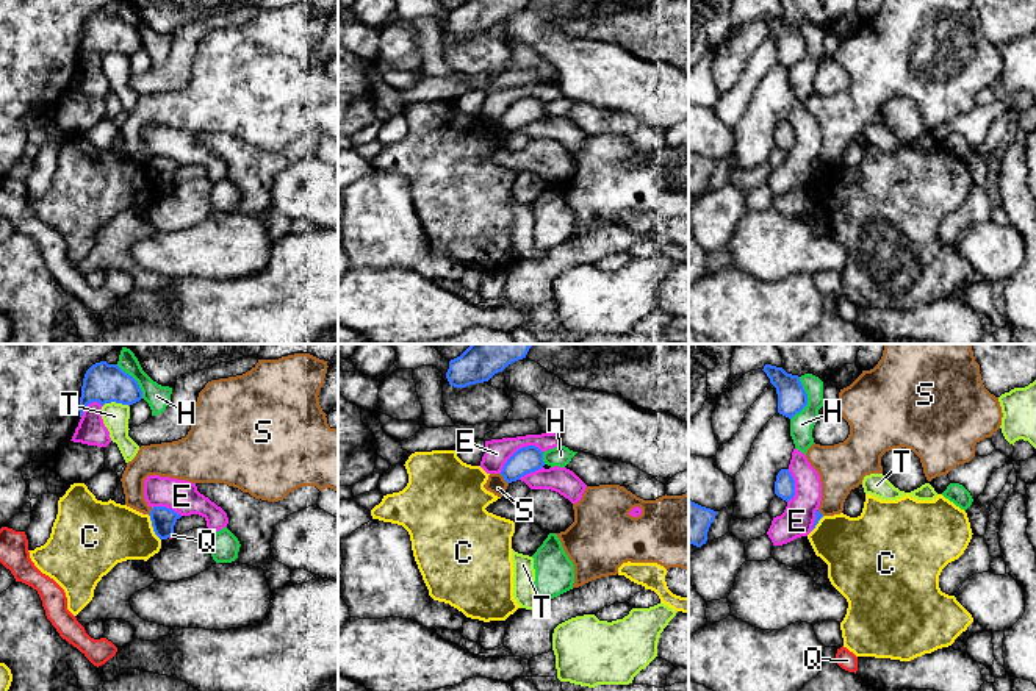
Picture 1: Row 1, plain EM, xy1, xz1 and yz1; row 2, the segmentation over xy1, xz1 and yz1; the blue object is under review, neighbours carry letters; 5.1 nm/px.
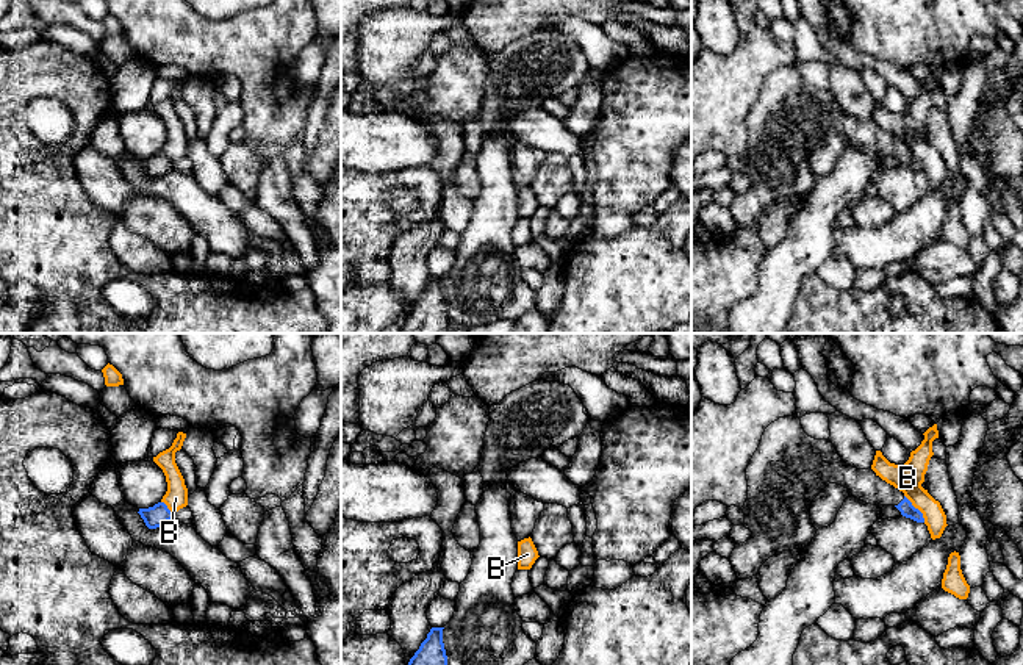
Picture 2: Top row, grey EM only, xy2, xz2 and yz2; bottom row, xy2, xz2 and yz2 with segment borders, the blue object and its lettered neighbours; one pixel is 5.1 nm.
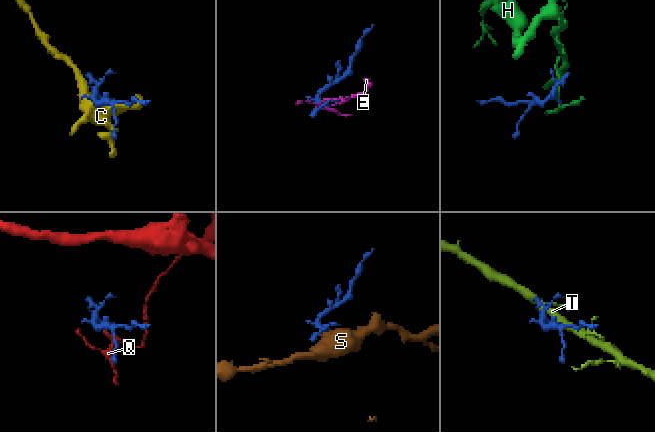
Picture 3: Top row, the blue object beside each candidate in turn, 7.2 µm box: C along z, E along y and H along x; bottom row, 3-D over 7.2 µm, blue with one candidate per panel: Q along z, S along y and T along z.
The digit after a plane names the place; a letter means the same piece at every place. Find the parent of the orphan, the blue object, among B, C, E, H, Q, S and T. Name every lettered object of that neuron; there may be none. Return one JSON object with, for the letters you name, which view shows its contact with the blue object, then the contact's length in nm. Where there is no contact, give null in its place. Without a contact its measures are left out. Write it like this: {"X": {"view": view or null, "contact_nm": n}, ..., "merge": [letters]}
{"merge": []}

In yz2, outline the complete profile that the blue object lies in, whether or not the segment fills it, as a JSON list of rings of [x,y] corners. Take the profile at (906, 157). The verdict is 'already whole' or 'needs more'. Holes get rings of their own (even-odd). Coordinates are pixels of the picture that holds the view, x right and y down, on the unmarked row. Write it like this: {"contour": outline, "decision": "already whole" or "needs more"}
{"contour": [[[796,64],[779,67],[765,78],[746,117],[746,130],[743,175],[752,186],[735,194],[729,207],[737,228],[757,225],[760,216],[777,202],[810,194],[817,183],[810,155],[829,133],[845,136],[867,153],[895,155],[903,166],[924,172],[923,163],[903,141],[871,117],[846,114],[829,89],[809,86]]], "decision": "needs more"}

